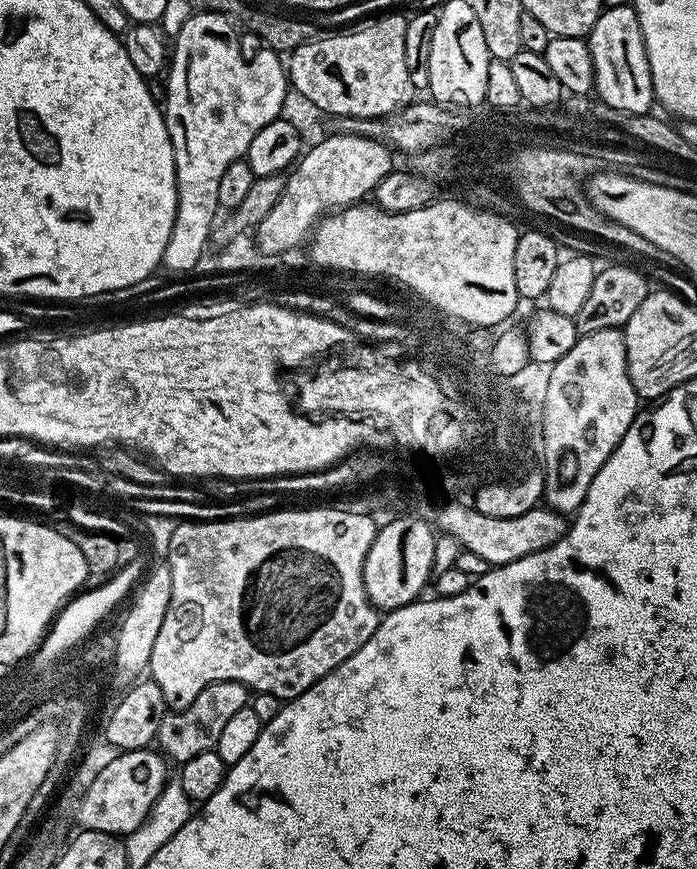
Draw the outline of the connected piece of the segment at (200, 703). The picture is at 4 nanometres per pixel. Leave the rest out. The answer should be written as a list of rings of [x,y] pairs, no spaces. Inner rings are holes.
[[[214,682],[206,686],[206,690],[202,690],[202,694],[198,694],[198,698],[190,702],[190,706],[186,706],[186,710],[169,711],[162,718],[155,743],[169,761],[176,760],[177,765],[190,762],[190,758],[198,754],[213,751],[226,721],[238,714],[238,710],[249,707],[249,704],[250,690],[242,682]]]

